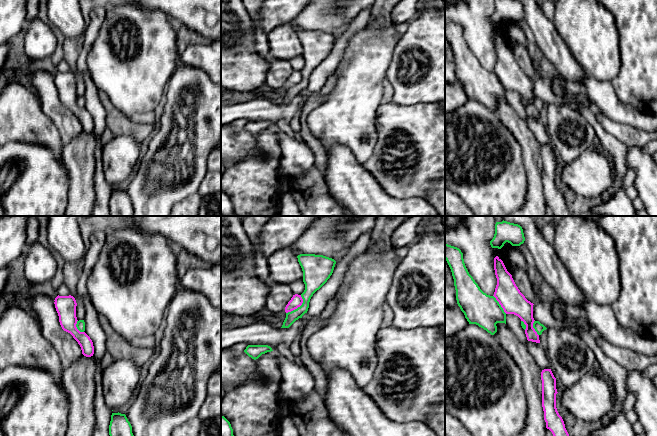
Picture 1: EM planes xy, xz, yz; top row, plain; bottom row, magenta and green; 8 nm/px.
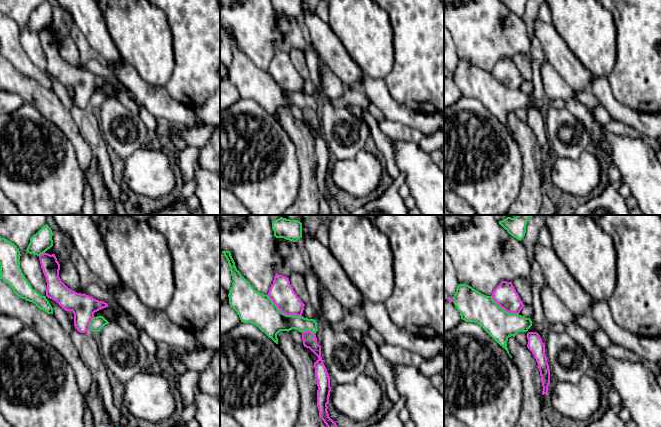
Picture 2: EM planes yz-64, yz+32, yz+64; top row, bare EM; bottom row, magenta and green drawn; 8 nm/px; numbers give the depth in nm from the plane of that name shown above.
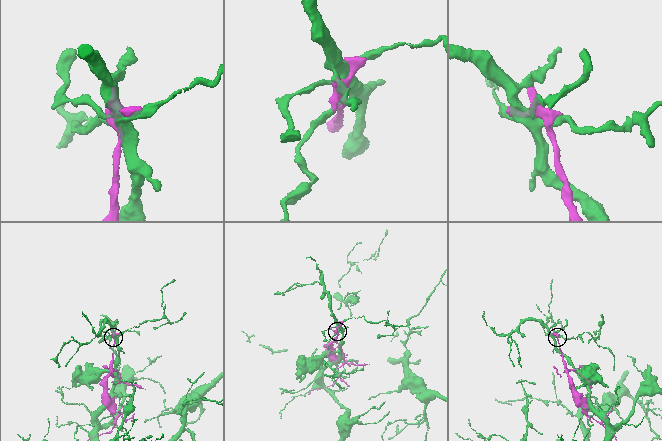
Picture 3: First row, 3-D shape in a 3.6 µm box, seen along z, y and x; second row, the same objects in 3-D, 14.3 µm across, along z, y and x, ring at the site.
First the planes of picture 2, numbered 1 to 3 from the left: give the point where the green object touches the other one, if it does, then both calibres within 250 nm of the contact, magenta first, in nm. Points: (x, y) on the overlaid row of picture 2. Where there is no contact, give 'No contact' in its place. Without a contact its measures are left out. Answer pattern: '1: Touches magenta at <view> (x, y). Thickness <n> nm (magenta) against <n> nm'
1: Touches magenta at yz-64 (90, 322). Thickness 200 nm (magenta) against 110 nm
2: Touches magenta at yz+32 (283, 312). Thickness 200 nm (magenta) against 260 nm
3: Touches magenta at yz+64 (504, 309). Thickness 190 nm (magenta) against 240 nm

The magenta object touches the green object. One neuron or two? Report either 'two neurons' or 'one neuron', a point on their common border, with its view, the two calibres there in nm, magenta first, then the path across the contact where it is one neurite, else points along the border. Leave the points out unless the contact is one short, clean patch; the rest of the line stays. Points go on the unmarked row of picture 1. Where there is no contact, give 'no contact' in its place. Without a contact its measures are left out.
one neuron | xz (298, 82) | 100/160 nm

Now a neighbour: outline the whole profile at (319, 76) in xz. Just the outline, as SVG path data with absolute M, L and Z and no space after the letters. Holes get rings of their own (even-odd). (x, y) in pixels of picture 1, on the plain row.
M371 8L362 11L339 36L336 37L334 46L327 58L317 66L310 75L307 89L314 94L325 85L329 76L333 75L342 59L343 52L349 41L358 31L367 27L371 16Z

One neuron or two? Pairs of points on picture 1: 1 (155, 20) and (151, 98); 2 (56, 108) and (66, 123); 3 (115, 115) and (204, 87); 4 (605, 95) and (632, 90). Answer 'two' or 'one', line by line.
1: one
2: one
3: two
4: two

